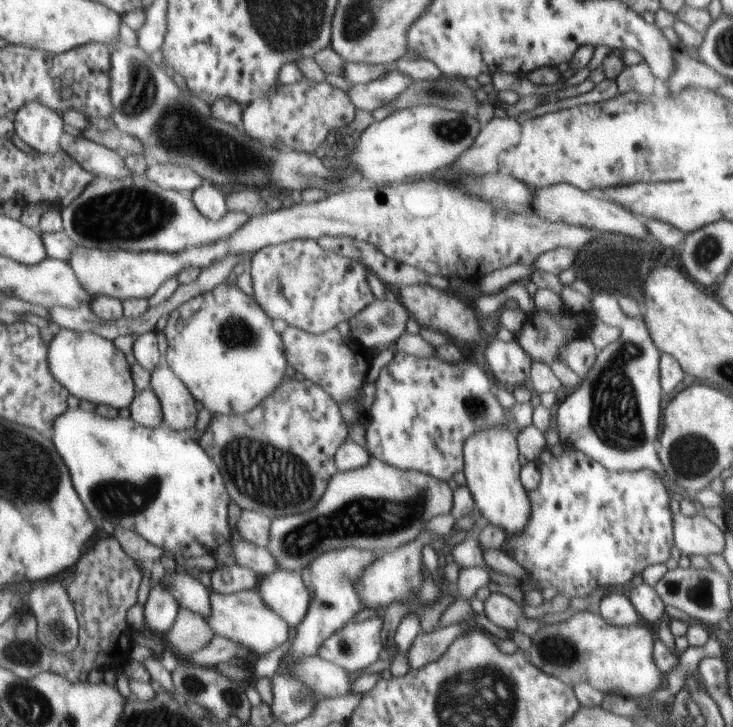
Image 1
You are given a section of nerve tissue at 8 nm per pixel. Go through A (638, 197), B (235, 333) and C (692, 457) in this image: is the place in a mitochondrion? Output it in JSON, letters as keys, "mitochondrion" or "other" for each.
{"A":"other","B":"mitochondrion","C":"mitochondrion"}

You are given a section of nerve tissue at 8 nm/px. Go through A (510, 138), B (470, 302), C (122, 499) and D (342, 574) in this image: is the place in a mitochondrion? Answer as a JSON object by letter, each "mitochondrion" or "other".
{"A":"other","B":"other","C":"mitochondrion","D":"mitochondrion"}

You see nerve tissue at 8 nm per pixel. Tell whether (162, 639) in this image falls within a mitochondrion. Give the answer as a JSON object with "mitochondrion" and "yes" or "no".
{"mitochondrion":"no"}

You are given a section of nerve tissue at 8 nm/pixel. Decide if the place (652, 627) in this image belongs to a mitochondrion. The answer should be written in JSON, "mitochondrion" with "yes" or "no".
{"mitochondrion":"no"}

